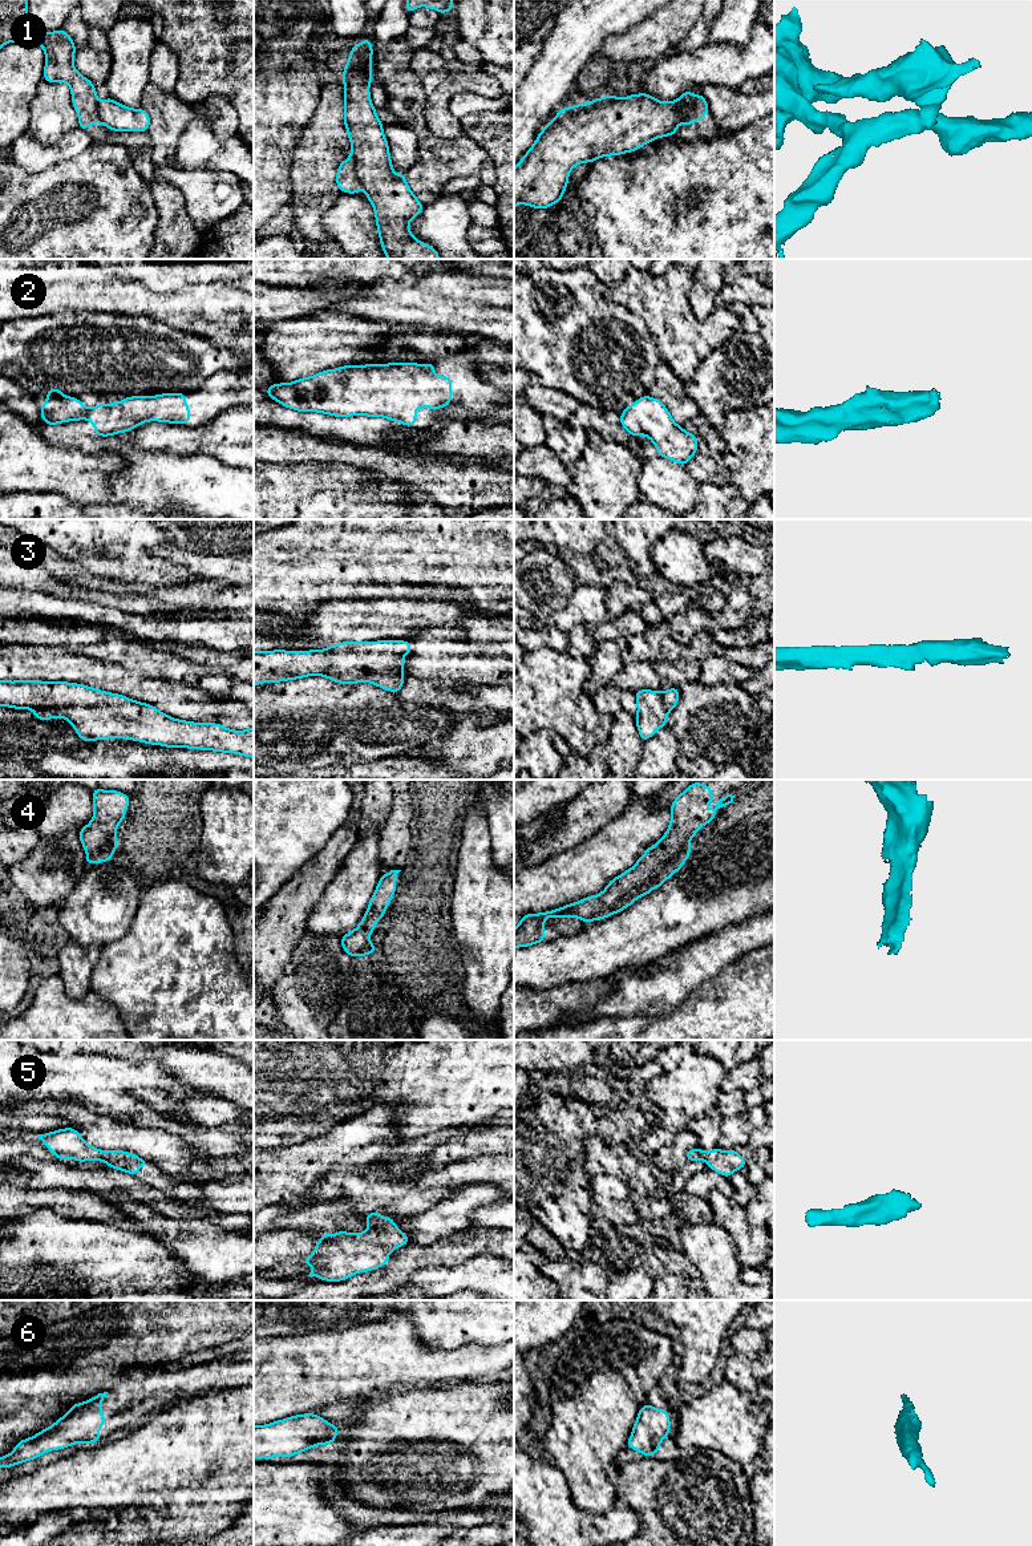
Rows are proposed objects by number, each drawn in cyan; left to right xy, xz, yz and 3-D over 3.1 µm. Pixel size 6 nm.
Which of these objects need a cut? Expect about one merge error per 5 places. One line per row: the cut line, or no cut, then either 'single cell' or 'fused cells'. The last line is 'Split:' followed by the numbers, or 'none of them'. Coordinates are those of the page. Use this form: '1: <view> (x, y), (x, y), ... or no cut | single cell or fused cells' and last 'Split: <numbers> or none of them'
1: yz (676, 100), (689, 108), (689, 113), (680, 122) | fused cells
2: no cut | single cell
3: no cut | single cell
4: no cut | single cell
5: no cut | single cell
6: no cut | single cell
Split: 1

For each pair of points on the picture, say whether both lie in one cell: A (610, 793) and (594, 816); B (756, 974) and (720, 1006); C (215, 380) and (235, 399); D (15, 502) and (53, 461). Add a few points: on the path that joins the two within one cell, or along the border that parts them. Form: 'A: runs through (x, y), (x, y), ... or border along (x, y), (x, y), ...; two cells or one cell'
A: runs through (606, 798), (594, 810); one cell
B: runs through (747, 983), (729, 1000); one cell
C: runs through (221, 385), (230, 393); one cell
D: border along (56, 492), (13, 493); two cells

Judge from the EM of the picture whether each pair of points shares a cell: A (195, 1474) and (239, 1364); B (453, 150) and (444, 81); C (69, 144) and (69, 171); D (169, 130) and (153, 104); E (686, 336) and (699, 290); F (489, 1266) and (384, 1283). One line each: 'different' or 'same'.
A: different
B: different
C: different
D: same
E: different
F: different

